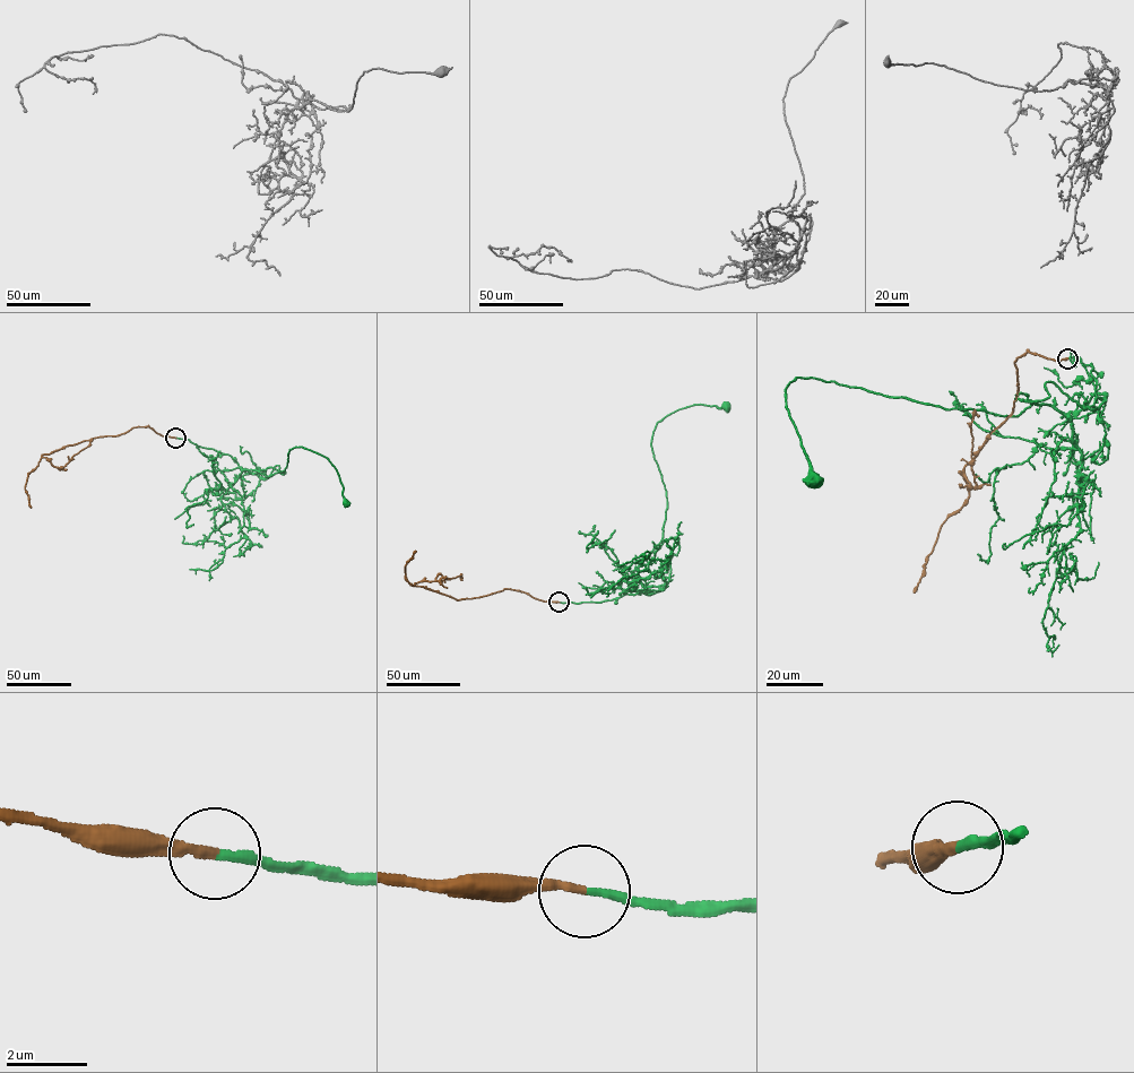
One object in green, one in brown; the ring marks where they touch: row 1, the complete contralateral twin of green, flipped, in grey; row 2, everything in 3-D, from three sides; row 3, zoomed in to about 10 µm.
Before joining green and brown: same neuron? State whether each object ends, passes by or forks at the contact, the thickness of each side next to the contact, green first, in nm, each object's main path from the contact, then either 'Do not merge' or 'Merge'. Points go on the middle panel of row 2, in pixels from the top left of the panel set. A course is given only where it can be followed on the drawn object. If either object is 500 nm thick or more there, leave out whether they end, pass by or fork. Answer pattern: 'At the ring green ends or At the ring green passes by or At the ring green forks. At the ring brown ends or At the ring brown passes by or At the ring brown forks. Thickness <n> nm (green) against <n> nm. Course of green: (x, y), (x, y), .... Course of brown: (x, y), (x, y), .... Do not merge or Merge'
At the ring green ends. At the ring brown ends. Thickness 200 nm (green) against 220 nm. Course of green: (559, 602), (652, 593), (637, 579), (638, 564), (661, 539), (667, 505), (652, 431), (689, 406), (727, 407). Course of brown: (559, 602), (542, 600), (508, 589), (457, 599), (415, 582), (409, 585), (405, 567), (416, 551). Merge

